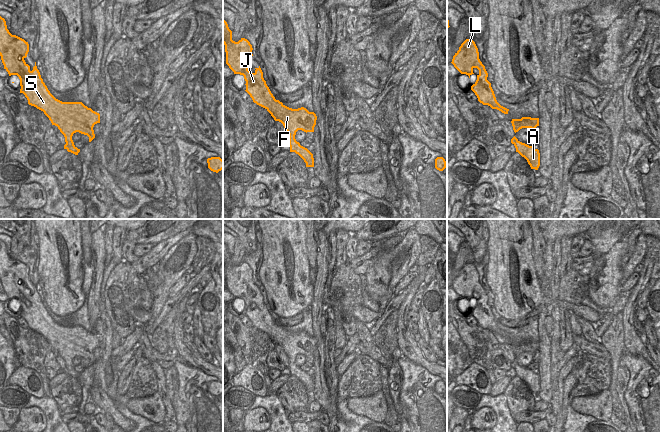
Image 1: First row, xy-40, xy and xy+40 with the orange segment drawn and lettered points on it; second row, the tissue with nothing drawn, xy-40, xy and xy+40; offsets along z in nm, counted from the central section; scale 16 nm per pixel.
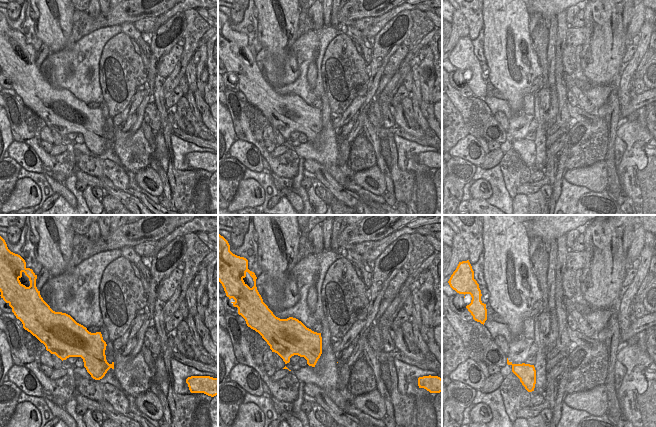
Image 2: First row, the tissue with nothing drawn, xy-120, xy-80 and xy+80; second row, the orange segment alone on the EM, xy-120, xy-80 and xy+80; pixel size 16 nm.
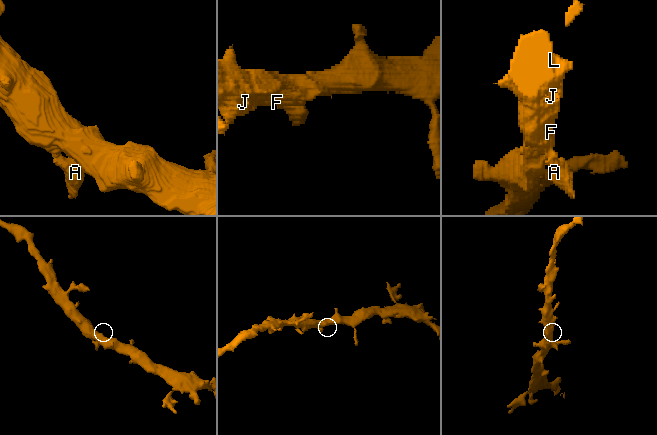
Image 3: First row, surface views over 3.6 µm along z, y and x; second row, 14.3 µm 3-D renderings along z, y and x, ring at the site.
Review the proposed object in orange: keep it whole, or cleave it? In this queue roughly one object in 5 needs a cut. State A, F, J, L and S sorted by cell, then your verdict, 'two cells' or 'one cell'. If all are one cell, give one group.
groups A F J L S; one cell

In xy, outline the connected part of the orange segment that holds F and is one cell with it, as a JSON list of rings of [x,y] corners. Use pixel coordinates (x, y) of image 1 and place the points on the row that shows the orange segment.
[[[223,19],[223,44],[225,45],[226,64],[234,72],[244,76],[246,81],[246,92],[250,95],[253,102],[265,108],[275,121],[283,124],[289,134],[290,152],[298,154],[306,163],[306,167],[314,167],[313,154],[296,141],[295,135],[298,130],[304,132],[314,132],[317,116],[314,112],[309,112],[301,107],[292,109],[276,100],[271,93],[263,72],[260,68],[255,68],[252,73],[248,70],[248,59],[253,56],[252,45],[250,42],[241,38],[238,42],[232,40],[232,31],[227,22]]]

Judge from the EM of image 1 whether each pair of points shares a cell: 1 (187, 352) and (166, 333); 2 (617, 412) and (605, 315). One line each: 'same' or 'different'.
1: different
2: different

